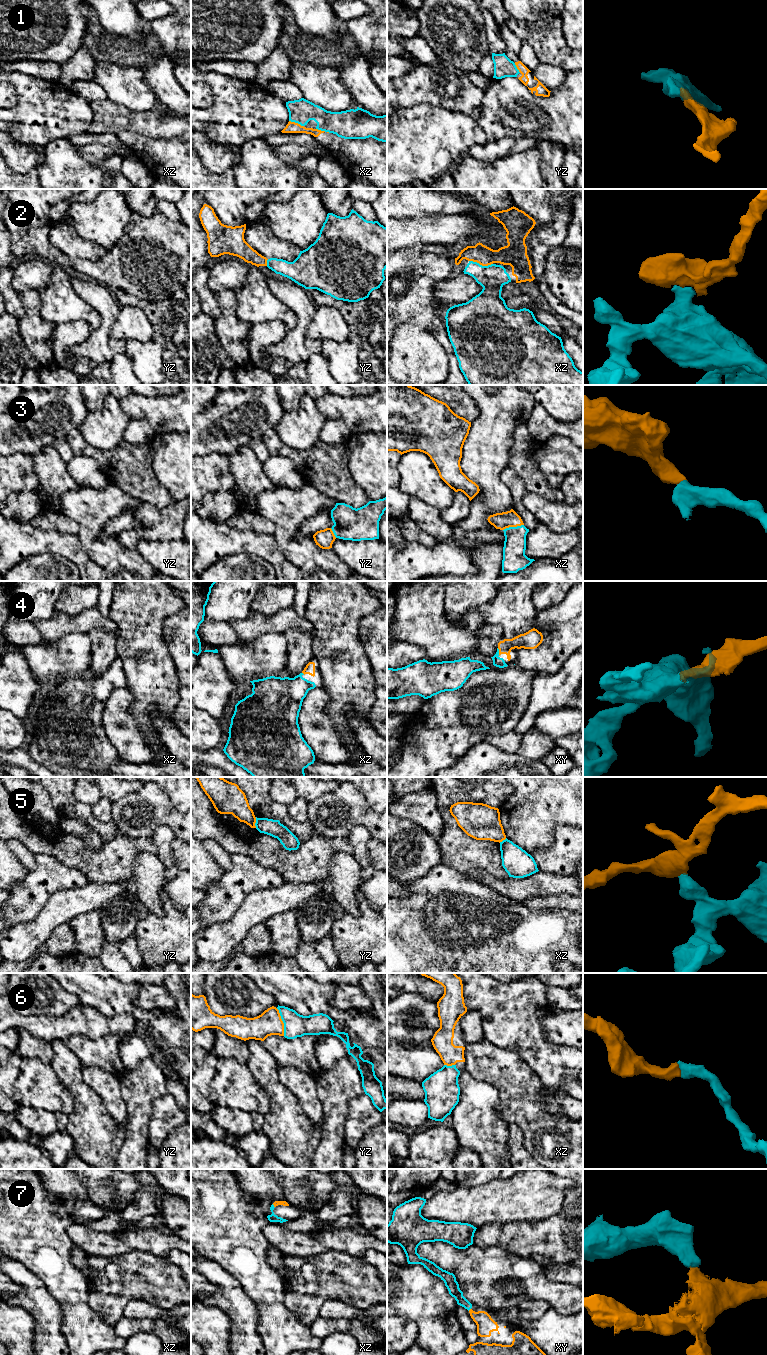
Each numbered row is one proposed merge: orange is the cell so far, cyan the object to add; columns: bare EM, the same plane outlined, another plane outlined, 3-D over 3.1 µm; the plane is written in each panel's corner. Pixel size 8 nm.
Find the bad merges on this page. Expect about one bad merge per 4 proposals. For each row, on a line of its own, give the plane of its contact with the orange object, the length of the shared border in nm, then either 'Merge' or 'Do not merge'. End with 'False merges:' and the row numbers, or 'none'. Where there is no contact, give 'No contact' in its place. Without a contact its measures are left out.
1: Touches orange in xz. Shared border 130 nm. Merge
2: Touches orange in xz. Shared border 190 nm. Merge
3: Touches orange in xz. Shared border 180 nm. Merge
4: Touches orange in xy. Shared border 60 nm. Merge
5: Touches orange in yz. Shared border 90 nm. Do not merge
6: Touches orange in yz. Shared border 240 nm. Merge
7: Touches orange in xz. Shared border 40 nm. Merge
False merges: 5

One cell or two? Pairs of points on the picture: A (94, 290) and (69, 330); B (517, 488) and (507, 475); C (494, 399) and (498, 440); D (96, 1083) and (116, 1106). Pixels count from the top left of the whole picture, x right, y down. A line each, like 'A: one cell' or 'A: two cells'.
A: two cells
B: one cell
C: one cell
D: one cell

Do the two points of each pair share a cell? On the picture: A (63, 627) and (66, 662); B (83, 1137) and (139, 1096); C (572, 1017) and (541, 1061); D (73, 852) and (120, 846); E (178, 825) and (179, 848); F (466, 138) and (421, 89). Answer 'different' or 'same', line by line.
A: different
B: different
C: different
D: same
E: different
F: different

